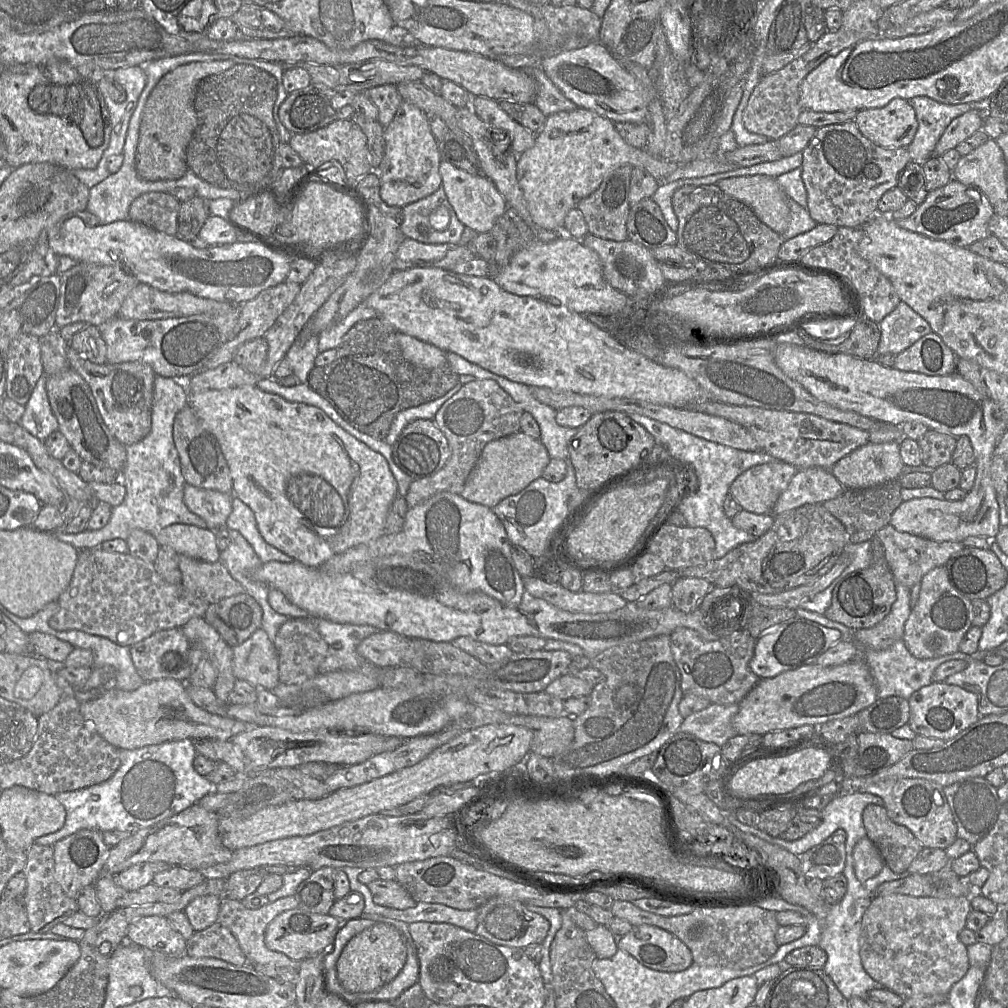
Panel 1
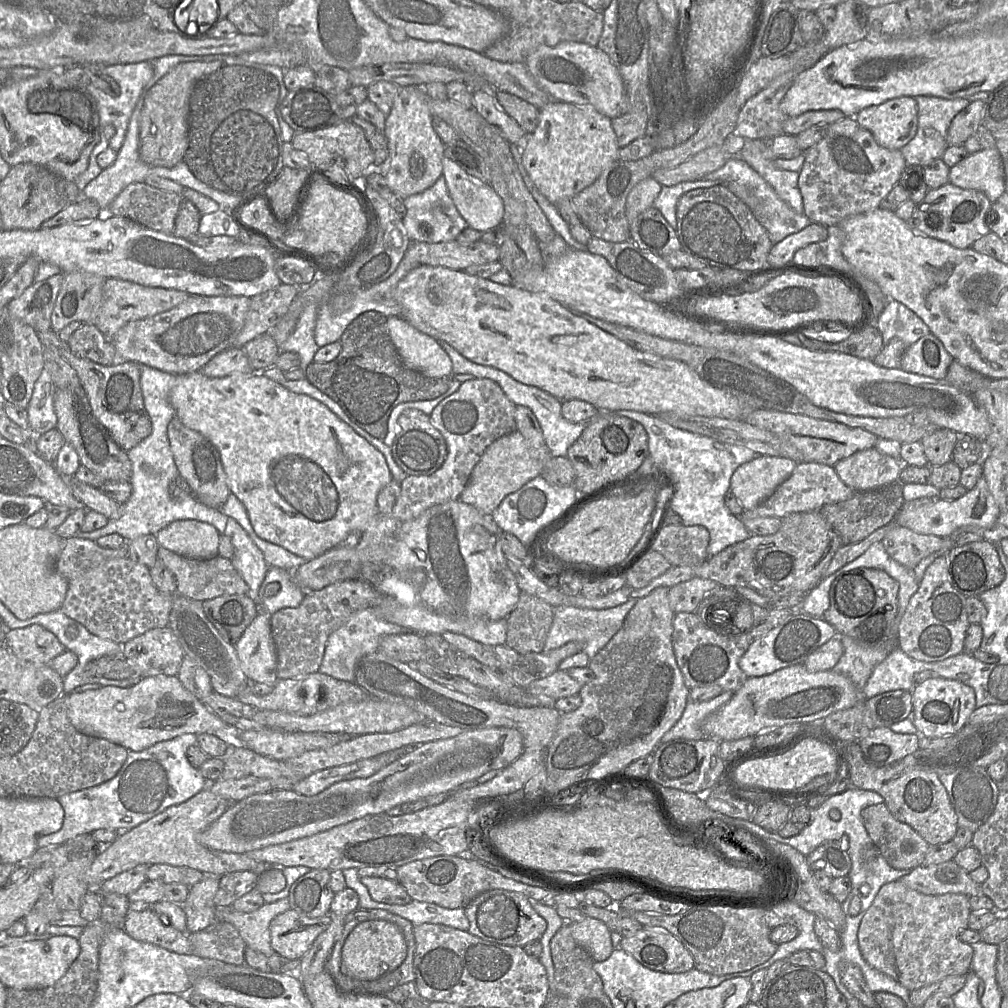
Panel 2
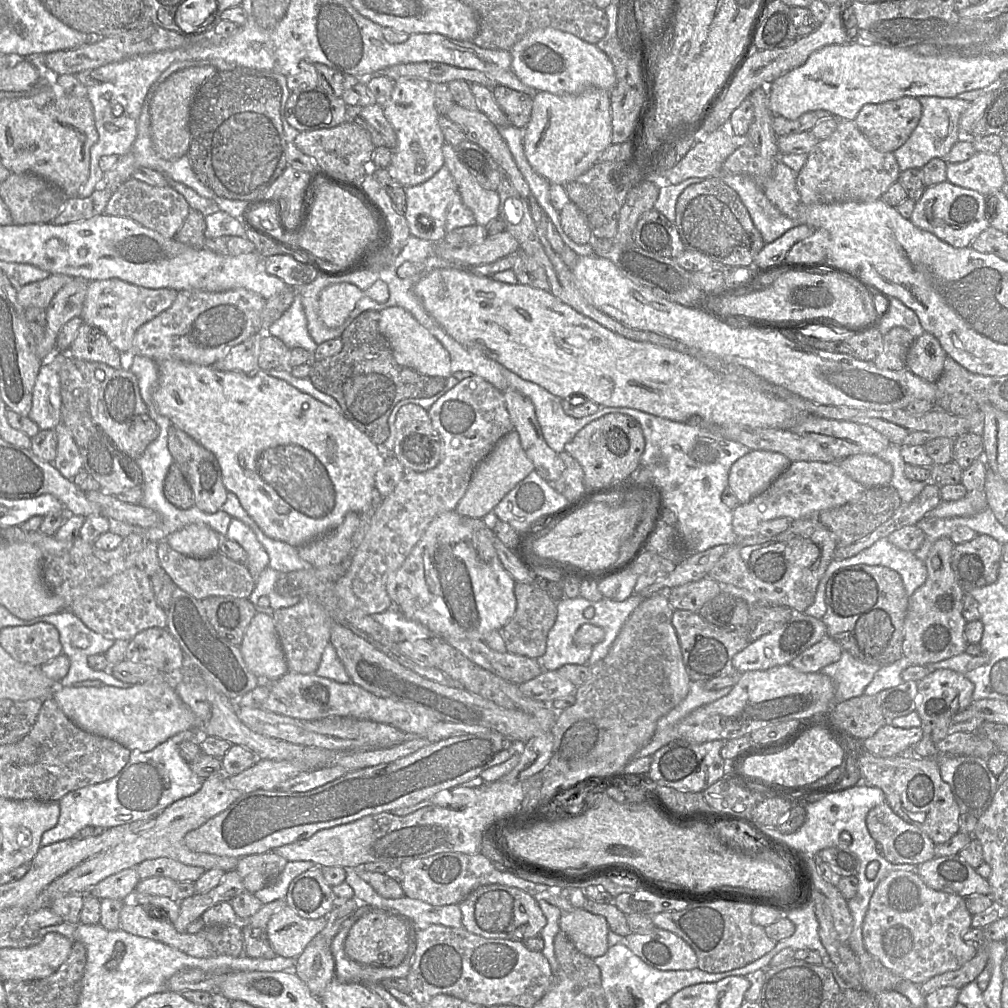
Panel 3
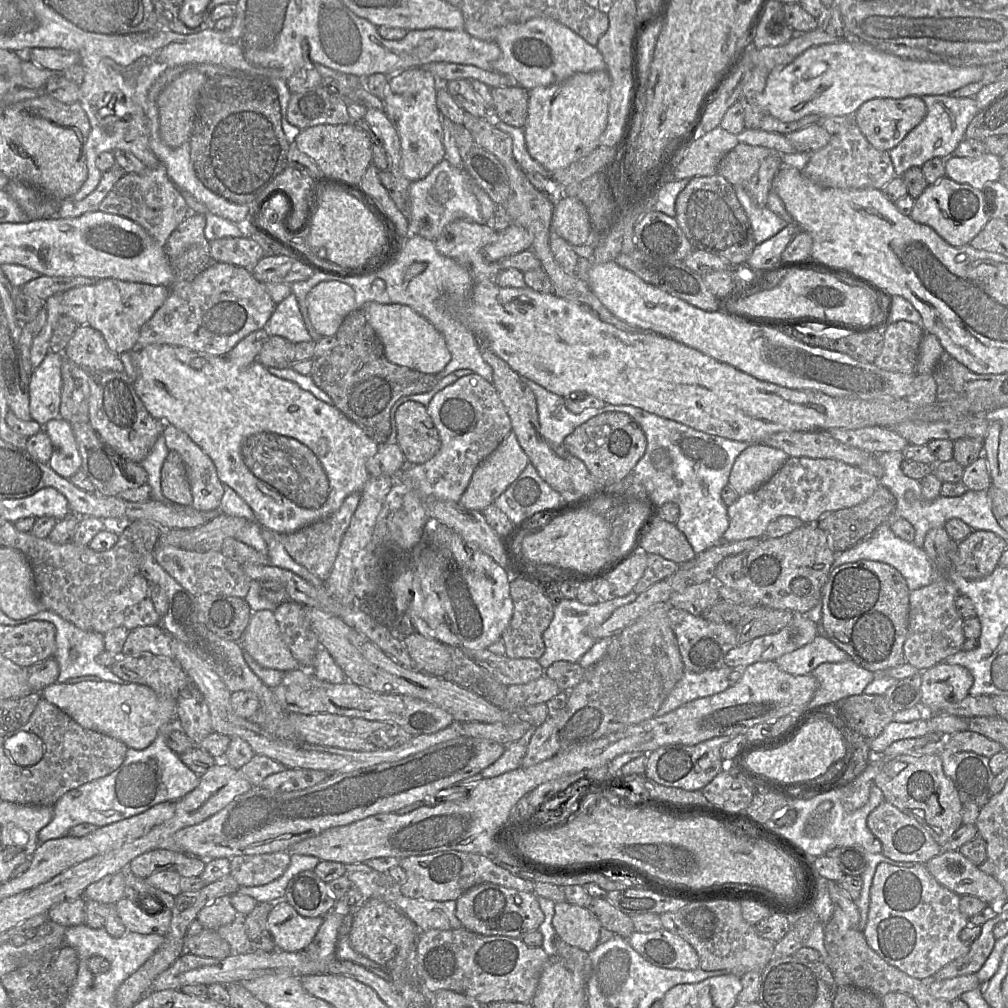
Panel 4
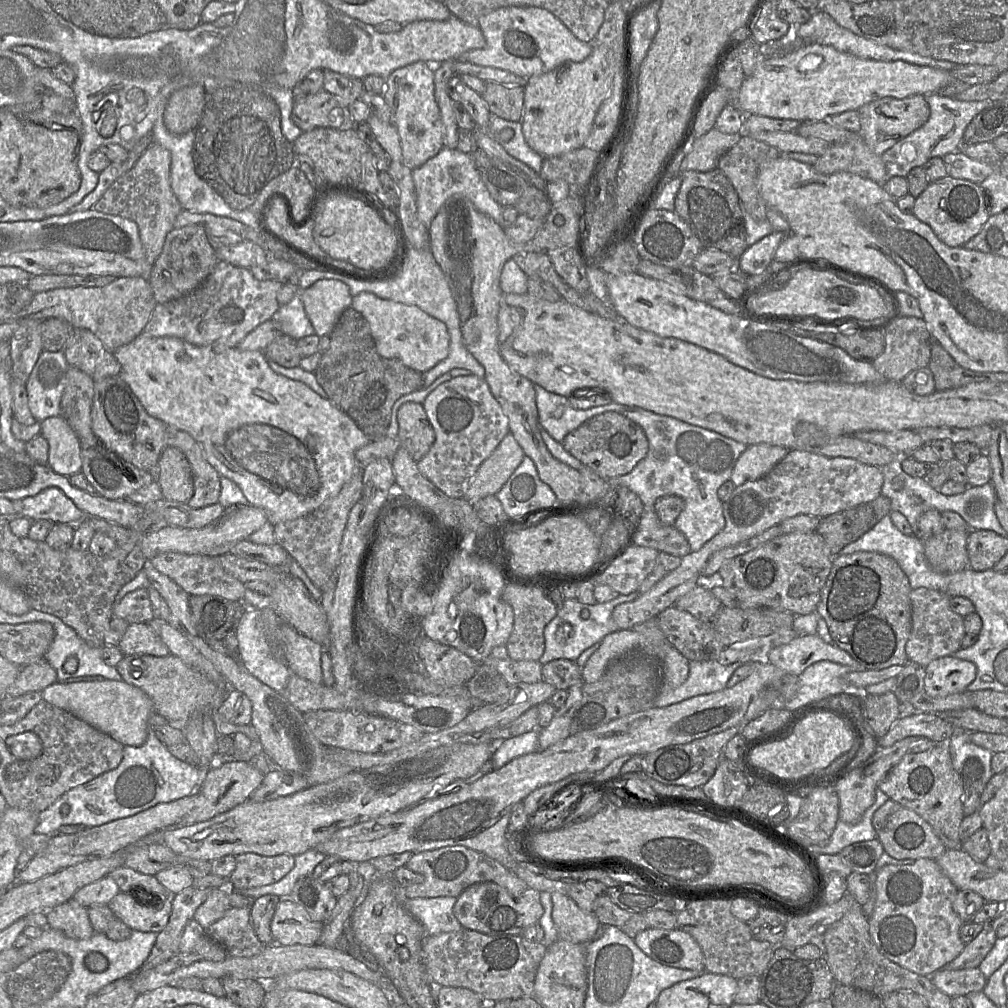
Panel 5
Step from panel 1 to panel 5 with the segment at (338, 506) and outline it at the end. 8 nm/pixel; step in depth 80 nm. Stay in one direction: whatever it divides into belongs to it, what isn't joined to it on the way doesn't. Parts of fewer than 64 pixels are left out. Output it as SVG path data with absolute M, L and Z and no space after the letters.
M142 332L130 343L114 350L113 354L121 365L120 376L129 385L147 413L163 421L167 427L175 427L189 433L202 447L207 460L218 474L235 482L249 504L263 510L268 522L273 525L314 511L326 499L338 493L355 473L362 470L362 466L356 460L355 453L370 441L354 420L329 399L319 396L305 383L273 371L263 351L242 350L239 347L233 347L223 352L216 352L211 346L193 345L177 337L147 336Z

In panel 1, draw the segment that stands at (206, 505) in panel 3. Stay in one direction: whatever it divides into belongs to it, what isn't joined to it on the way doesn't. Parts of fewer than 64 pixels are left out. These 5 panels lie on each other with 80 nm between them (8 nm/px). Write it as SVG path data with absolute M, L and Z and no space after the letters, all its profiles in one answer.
M186 405L176 414L172 434L179 455L181 473L186 484L200 489L233 494L229 467L219 442L215 435L205 427L191 406Z

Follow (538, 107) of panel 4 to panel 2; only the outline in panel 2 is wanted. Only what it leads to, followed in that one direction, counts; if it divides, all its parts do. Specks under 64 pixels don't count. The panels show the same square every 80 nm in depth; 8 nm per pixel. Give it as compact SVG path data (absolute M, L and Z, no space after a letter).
M553 100L539 109L539 121L532 133L527 133L522 142L522 162L537 189L553 205L559 200L572 199L600 176L602 171L618 159L620 146L609 117L598 112L591 105L576 105Z

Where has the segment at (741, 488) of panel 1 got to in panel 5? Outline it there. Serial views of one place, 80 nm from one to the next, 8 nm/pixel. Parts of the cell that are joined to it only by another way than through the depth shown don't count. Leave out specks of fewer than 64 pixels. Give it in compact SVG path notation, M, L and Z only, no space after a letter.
M748 445L736 461L730 480L737 487L761 478L769 473L788 451L787 448L777 445Z

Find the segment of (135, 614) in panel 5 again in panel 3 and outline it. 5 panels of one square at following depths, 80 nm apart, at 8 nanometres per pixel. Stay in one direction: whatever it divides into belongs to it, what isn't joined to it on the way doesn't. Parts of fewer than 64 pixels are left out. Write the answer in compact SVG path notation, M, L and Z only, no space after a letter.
M137 566L115 575L102 586L76 598L70 611L92 631L114 641L130 641L146 629L167 626L167 611L156 603L150 577Z

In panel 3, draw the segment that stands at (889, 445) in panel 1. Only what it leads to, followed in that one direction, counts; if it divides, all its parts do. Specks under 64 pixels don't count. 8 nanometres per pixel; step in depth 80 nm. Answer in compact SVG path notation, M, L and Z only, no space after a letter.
M857 454L836 462L852 479L867 489L890 485L893 468L877 455Z

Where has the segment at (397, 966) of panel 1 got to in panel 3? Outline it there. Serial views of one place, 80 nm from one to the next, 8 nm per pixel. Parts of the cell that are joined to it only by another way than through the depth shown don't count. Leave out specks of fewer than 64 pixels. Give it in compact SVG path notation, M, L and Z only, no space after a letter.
M377 909L362 916L351 928L346 941L345 953L351 960L379 967L397 967L405 959L410 947L410 923L393 911Z

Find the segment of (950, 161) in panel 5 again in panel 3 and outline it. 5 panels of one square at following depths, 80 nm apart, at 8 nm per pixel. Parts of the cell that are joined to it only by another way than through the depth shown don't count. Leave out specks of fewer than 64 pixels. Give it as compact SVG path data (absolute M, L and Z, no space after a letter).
M976 152L964 162L947 163L947 181L978 191L989 199L1006 183L1005 173L998 154Z

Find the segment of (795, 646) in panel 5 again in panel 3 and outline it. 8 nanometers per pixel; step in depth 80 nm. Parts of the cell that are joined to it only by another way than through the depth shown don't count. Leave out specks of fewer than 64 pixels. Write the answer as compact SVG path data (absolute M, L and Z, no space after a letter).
M825 635L819 642L812 645L789 664L801 672L819 672L823 667L837 662L843 649L834 639Z

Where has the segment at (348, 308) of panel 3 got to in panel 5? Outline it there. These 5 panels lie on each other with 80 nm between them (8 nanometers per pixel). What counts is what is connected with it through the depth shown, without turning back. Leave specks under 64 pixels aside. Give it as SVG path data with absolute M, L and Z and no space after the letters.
M319 279L302 291L305 312L319 337L331 333L347 308L351 307L352 295L342 281Z

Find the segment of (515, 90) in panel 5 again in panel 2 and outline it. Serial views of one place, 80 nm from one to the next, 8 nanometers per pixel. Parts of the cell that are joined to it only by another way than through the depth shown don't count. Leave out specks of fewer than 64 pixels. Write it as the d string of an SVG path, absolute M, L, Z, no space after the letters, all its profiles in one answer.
M497 90L495 100L526 133L532 133L539 121L539 109L531 103L505 91Z

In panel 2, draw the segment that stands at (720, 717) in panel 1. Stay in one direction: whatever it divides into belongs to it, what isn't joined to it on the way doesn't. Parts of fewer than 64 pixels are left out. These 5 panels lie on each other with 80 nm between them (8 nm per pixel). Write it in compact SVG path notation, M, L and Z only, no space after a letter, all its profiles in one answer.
M723 691L707 701L695 702L688 700L681 718L662 736L660 743L666 743L677 738L691 740L707 738L701 730L702 721L727 703L732 694L732 691Z

